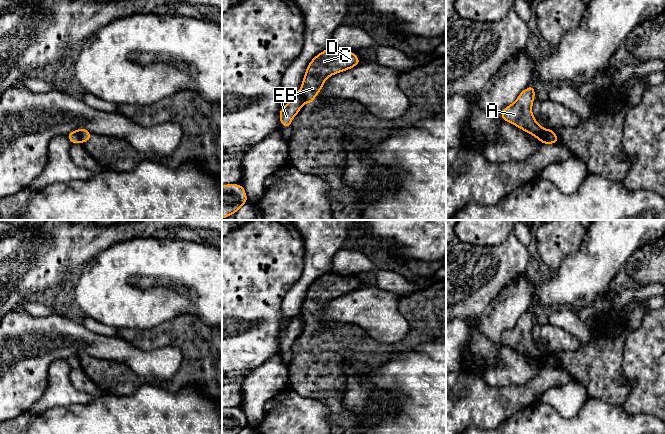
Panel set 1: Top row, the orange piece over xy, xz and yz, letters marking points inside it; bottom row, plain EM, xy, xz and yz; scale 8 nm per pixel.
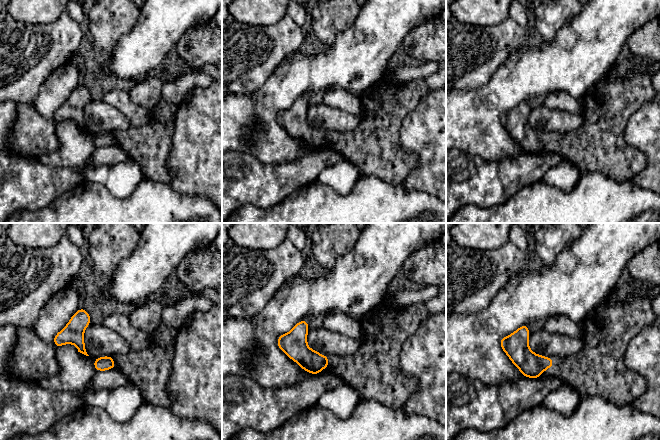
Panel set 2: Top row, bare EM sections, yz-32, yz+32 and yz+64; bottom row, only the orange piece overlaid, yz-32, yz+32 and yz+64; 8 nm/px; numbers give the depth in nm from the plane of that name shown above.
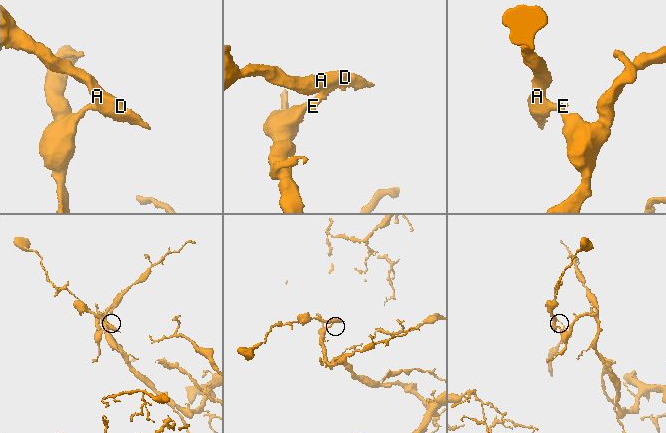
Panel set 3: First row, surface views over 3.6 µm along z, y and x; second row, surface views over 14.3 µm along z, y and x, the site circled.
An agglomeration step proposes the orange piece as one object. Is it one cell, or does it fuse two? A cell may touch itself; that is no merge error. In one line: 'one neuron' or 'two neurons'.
two neurons

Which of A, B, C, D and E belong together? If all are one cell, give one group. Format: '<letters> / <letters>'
A B C D / E

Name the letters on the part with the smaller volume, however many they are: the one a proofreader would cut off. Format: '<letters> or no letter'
A, B, C, D

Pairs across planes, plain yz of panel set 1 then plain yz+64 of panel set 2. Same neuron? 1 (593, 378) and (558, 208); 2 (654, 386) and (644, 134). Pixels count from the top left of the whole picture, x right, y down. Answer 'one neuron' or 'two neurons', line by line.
1: two neurons
2: one neuron

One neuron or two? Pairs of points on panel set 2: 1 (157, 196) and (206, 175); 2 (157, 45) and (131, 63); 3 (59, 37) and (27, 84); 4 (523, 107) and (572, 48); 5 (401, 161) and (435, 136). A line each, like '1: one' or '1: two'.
1: two
2: one
3: one
4: two
5: two

